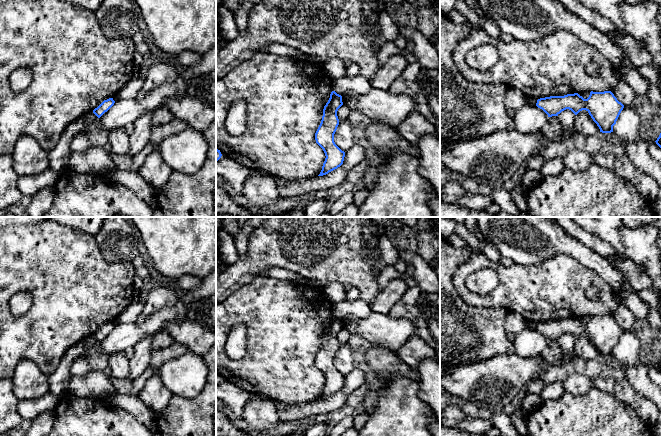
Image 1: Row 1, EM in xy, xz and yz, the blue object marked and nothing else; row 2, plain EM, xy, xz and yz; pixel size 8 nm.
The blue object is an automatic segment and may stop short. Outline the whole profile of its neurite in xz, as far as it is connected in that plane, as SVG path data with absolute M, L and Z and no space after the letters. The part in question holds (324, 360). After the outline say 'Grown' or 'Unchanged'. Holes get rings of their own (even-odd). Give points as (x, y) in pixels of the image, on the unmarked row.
M332 315L324 330L321 347L315 357L316 367L323 373L326 380L318 400L326 399L343 388L345 376L334 366L334 358L339 349L337 335L342 329L342 320Z. Unchanged

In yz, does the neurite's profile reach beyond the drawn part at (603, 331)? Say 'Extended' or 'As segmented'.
As segmented

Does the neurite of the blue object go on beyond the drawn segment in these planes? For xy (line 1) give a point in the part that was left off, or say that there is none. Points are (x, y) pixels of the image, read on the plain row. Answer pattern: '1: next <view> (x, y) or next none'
1: next none

